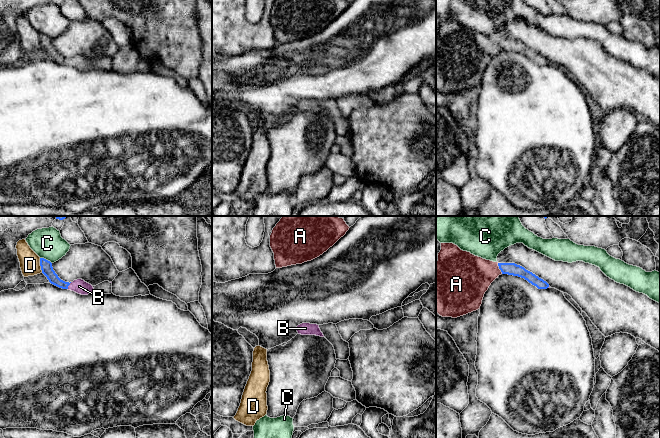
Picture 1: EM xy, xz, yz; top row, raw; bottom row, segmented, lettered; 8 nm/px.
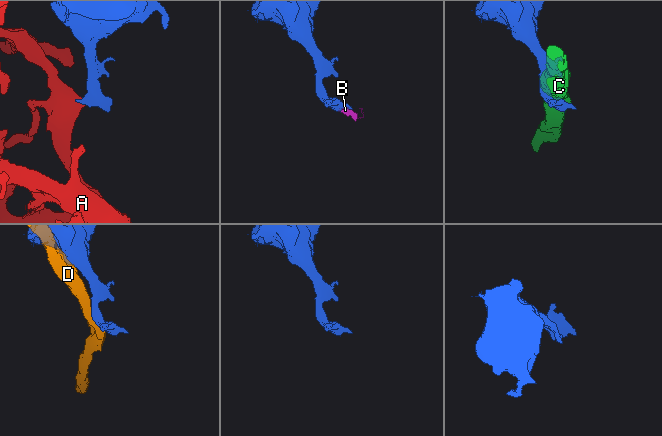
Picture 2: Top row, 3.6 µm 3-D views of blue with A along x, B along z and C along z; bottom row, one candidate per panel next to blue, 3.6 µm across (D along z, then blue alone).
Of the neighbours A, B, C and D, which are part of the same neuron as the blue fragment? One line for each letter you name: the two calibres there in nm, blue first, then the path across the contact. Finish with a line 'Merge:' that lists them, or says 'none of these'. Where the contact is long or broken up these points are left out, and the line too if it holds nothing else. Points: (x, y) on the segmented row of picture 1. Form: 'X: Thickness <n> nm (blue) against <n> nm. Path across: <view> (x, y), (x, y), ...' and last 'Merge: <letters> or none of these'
B: Thickness 100 nm (blue) against 120 nm
Merge: B

